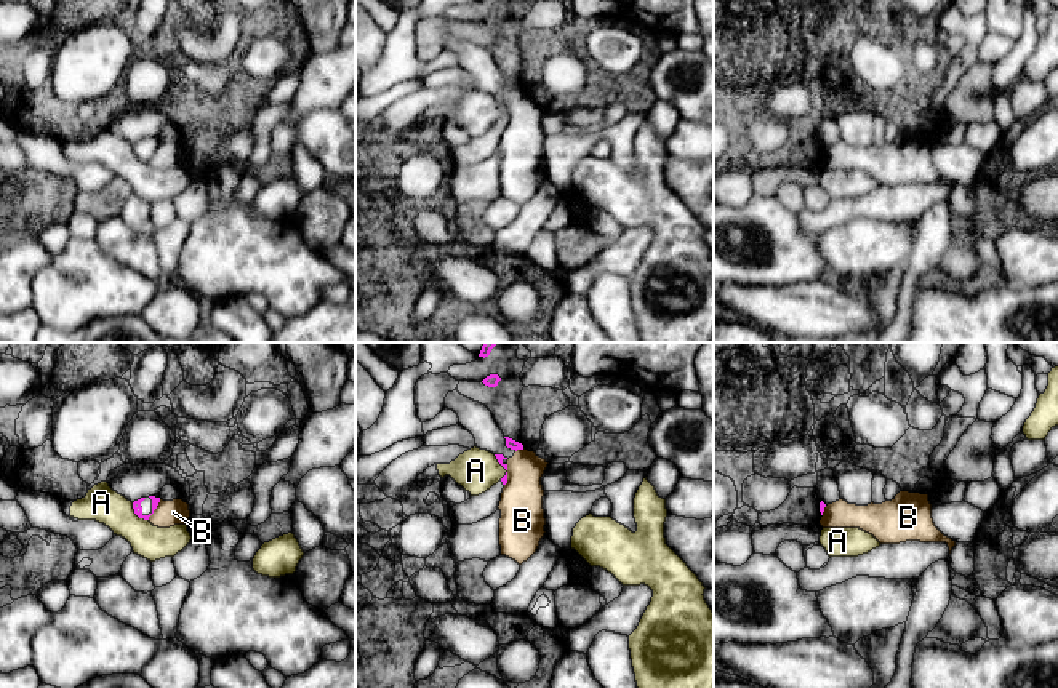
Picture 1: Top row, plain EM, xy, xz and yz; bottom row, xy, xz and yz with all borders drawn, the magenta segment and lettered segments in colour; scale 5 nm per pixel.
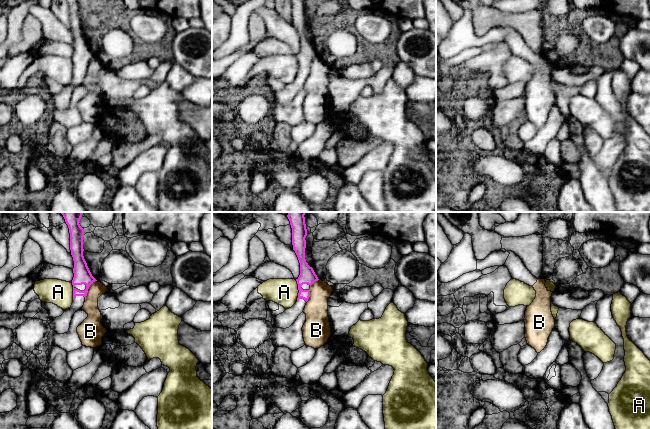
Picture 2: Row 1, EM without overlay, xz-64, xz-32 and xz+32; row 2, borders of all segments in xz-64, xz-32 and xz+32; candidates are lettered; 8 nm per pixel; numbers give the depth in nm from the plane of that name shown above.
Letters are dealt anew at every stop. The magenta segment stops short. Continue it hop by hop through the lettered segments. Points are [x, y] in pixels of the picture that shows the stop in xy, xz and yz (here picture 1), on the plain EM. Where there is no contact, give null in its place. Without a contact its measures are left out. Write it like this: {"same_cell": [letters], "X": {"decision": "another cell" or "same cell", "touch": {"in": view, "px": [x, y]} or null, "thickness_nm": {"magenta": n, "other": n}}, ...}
{"same_cell": [], "A": {"decision": "another cell", "touch": {"in": "xy", "px": [136, 156]}, "thickness_nm": {"magenta": 50, "other": 180}}, "B": {"decision": "another cell", "touch": {"in": "xy", "px": [156, 149]}, "thickness_nm": {"magenta": 50, "other": 130}}}

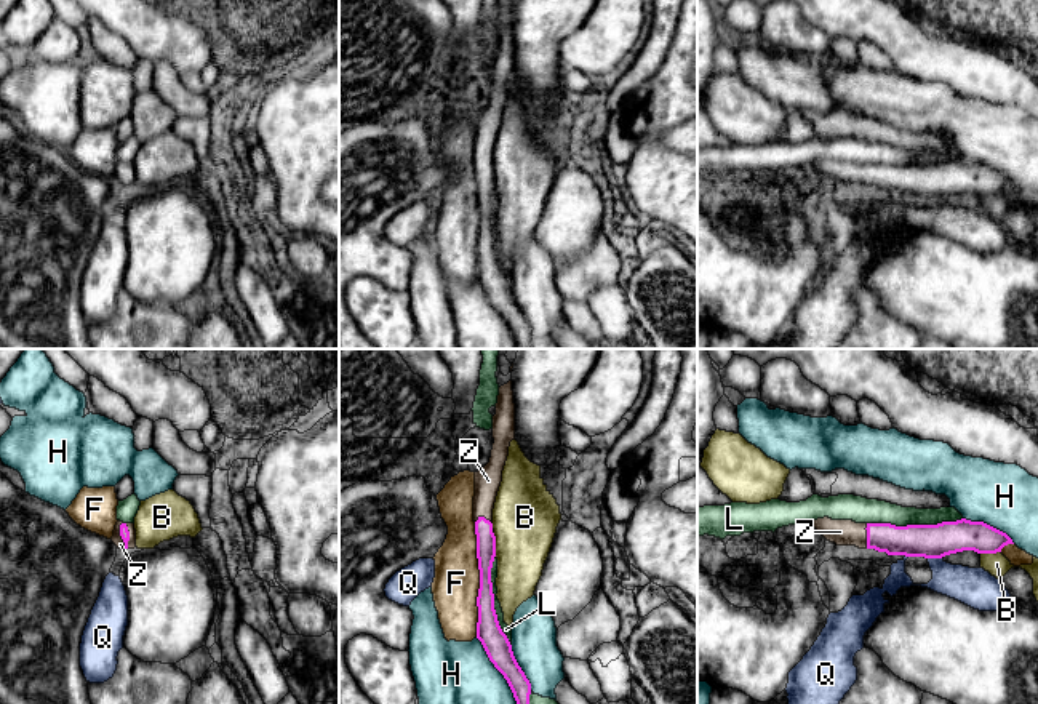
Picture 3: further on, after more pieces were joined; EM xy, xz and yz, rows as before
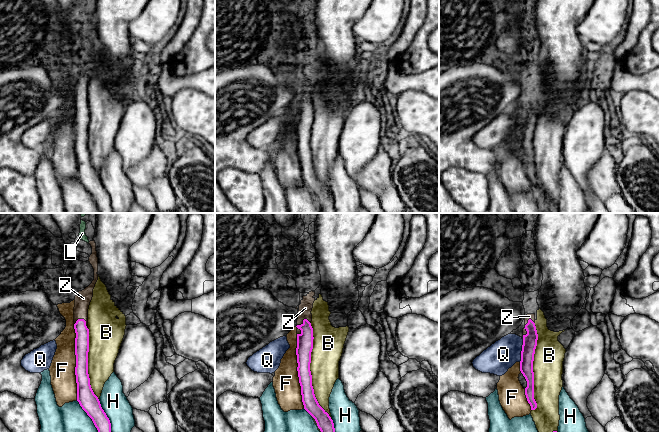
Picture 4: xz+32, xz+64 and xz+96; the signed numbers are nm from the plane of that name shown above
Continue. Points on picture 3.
{"same_cell": ["Z"], "B": {"decision": "another cell", "touch": {"in": "xz", "px": [495, 186]}, "thickness_nm": {"magenta": 100, "other": 340}}, "F": {"decision": "another cell", "touch": {"in": "xz", "px": [480, 221]}, "thickness_nm": {"magenta": 120, "other": 240}}, "H": {"decision": "another cell", "touch": {"in": "xz", "px": [499, 312]}, "thickness_nm": {"magenta": 130, "other": 480}}, "L": {"decision": "another cell", "touch": {"in": "yz", "px": [914, 167]}, "thickness_nm": {"magenta": 180, "other": 130}}, "Q": {"decision": "another cell", "touch": {"in": "yz", "px": [934, 199]}, "thickness_nm": {"magenta": 180, "other": 190}}, "Z": {"decision": "same cell", "touch": {"in": "xy", "px": [120, 176]}, "thickness_nm": {"magenta": 50, "other": 50}}}

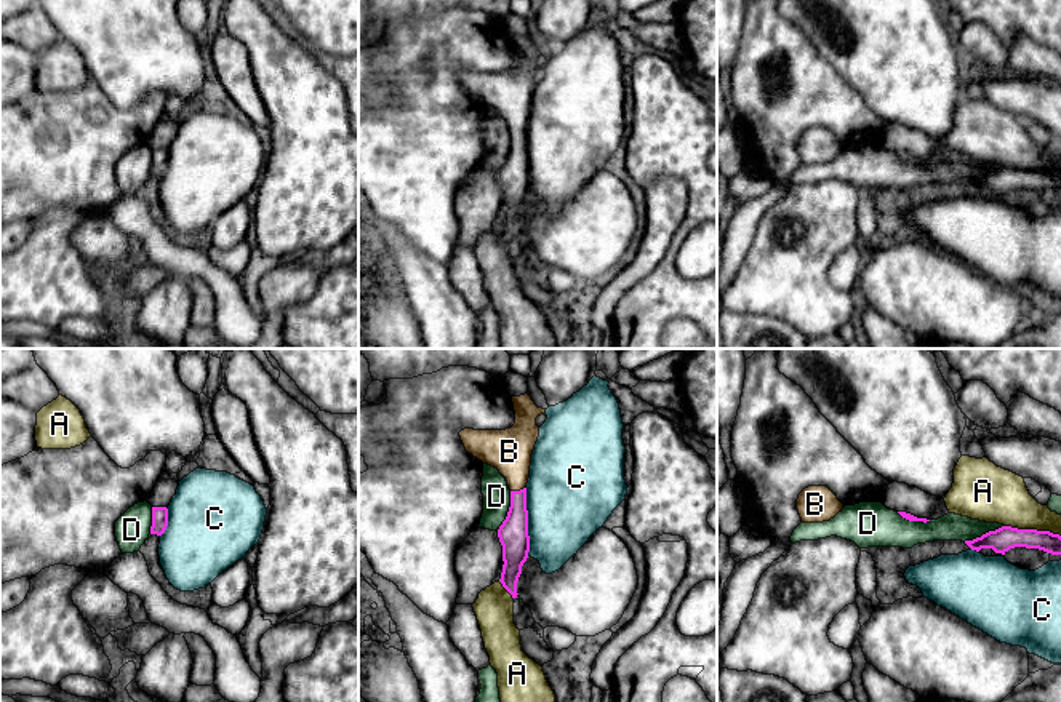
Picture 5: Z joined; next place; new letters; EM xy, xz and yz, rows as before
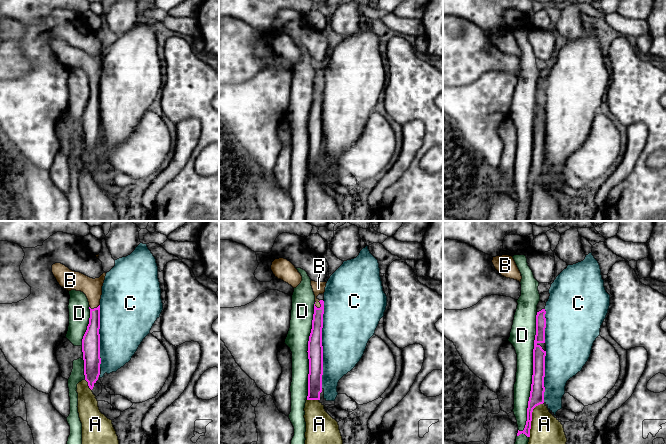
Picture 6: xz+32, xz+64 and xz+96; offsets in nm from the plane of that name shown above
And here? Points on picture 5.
{"same_cell": ["B"], "A": {"decision": "another cell", "touch": {"in": "yz", "px": [1032, 171]}, "thickness_nm": {"magenta": 120, "other": 280}}, "B": {"decision": "same cell", "touch": {"in": "xz", "px": [517, 133]}, "thickness_nm": {"magenta": 150, "other": 220}}, "C": {"decision": "another cell", "touch": {"in": "xz", "px": [527, 163]}, "thickness_nm": {"magenta": 150, "other": 440}}, "D": {"decision": "another cell", "touch": {"in": "xz", "px": [509, 152]}, "thickness_nm": {"magenta": 150, "other": 140}}}

